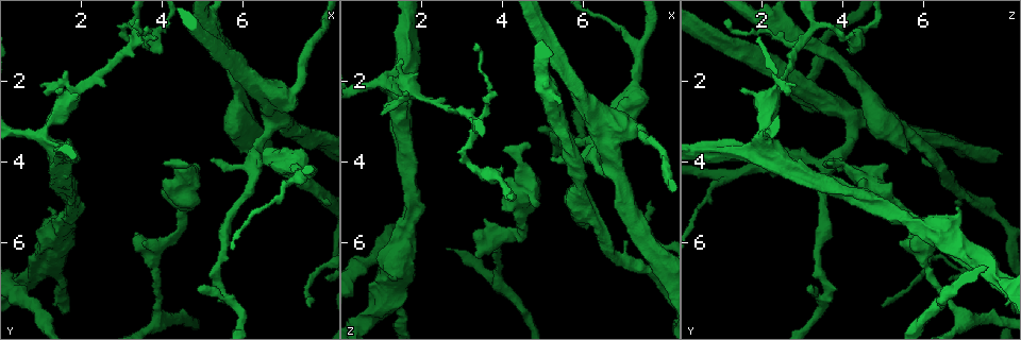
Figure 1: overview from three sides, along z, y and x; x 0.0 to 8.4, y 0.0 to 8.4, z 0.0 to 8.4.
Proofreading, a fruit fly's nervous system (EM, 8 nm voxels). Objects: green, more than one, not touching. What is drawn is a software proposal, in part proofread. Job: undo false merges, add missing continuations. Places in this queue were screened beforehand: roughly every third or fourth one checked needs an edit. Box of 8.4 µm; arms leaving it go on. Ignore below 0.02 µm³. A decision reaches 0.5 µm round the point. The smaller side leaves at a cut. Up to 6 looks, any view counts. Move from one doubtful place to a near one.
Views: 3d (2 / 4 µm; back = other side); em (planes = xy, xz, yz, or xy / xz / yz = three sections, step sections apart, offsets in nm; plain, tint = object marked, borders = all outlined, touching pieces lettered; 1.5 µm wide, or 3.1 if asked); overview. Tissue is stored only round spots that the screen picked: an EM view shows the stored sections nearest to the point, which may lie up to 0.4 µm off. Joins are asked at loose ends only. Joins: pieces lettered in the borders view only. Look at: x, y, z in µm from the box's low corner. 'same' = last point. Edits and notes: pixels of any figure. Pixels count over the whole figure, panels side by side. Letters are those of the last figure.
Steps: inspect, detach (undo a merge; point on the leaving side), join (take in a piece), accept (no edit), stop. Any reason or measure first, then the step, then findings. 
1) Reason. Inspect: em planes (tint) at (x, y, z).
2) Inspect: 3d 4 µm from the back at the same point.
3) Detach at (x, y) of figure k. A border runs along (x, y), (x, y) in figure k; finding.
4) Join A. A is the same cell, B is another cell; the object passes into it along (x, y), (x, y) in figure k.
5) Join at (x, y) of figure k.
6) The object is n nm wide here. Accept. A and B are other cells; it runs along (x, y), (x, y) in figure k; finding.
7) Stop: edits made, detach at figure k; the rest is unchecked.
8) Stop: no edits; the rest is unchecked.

An open end. Inspect: em planes (borders) at (6.05, 3.70, 5.60).

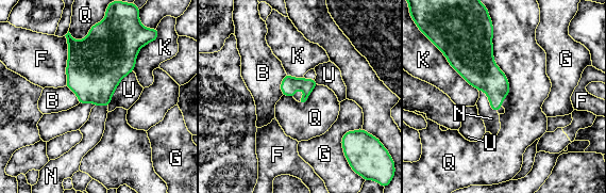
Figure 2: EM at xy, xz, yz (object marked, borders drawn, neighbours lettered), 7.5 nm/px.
Join N. N is the same cell, B, F, G, K, Q and U are other cells; the object passes into it along (478, 68), (489, 99), (491, 118) in figure 2; the cell continues.

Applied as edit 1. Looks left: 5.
See it whole again. Inspect: overview.

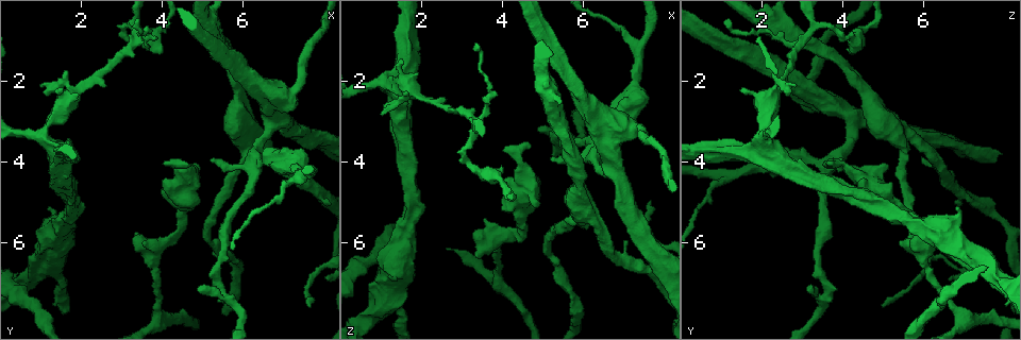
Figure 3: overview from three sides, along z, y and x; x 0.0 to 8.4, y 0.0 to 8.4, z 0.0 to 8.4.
An open end. Inspect: 3d 2 µm at (4.65, 4.10, 3.65).

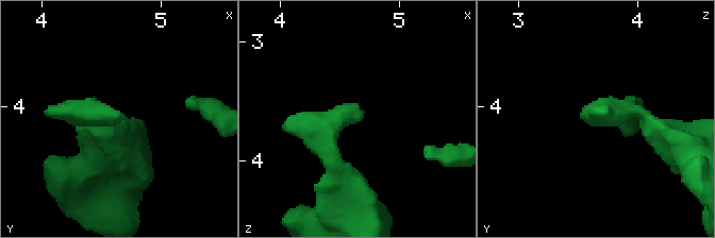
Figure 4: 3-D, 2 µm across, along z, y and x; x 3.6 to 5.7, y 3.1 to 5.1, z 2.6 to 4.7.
Inspect: em planes (borders) at (4.66, 4.10, 3.66).

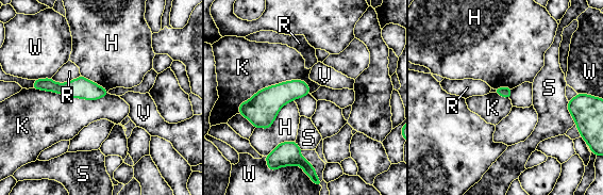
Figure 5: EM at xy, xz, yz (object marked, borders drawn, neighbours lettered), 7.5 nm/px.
The longest contact is with K, 600 nm. Accept. H, K, R, S, V and W are other cells; a border runs along (310, 86), (268, 85), (239, 113) in figure 5; no lettered piece goes on from it.

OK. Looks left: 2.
Branch stops here. Inspect: 3d 2 µm at (4.95, 7.10, 3.15).

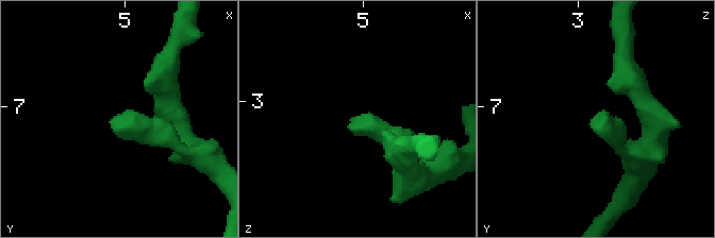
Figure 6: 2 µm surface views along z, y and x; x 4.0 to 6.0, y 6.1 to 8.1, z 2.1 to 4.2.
Shape alone is not enough. Inspect: em planes (borders) at (4.96, 7.12, 3.14).

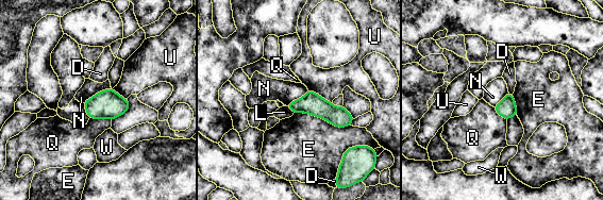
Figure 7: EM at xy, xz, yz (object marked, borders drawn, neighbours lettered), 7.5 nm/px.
Accept. D, E, L, N, Q, U and W are other cells; it runs along (291, 105), (317, 105), (349, 121) in figure 7; no lettered piece goes on from it.

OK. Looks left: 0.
Stop: edits made, join at figure 2; the rest is unchecked.

